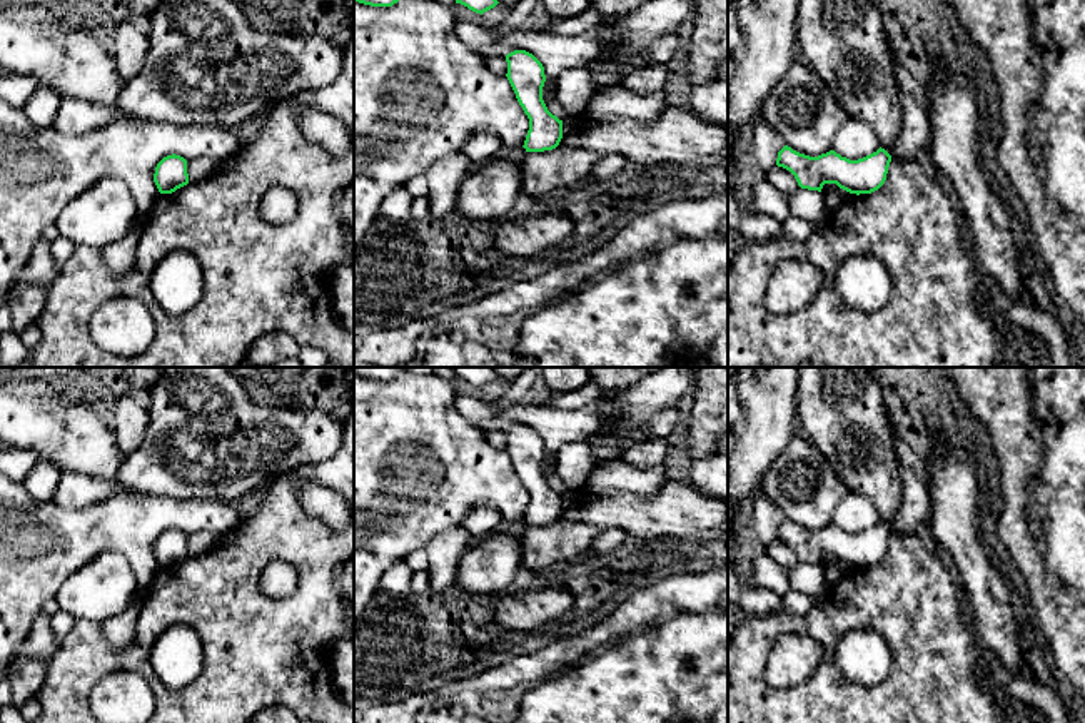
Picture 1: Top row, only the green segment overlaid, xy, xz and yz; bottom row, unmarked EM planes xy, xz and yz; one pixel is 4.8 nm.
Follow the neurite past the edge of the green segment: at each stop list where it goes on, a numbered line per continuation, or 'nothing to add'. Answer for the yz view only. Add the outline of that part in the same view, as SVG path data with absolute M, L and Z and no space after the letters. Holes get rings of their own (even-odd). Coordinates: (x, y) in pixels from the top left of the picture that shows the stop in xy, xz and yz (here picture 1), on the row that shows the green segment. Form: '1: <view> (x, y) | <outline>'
nothing to add

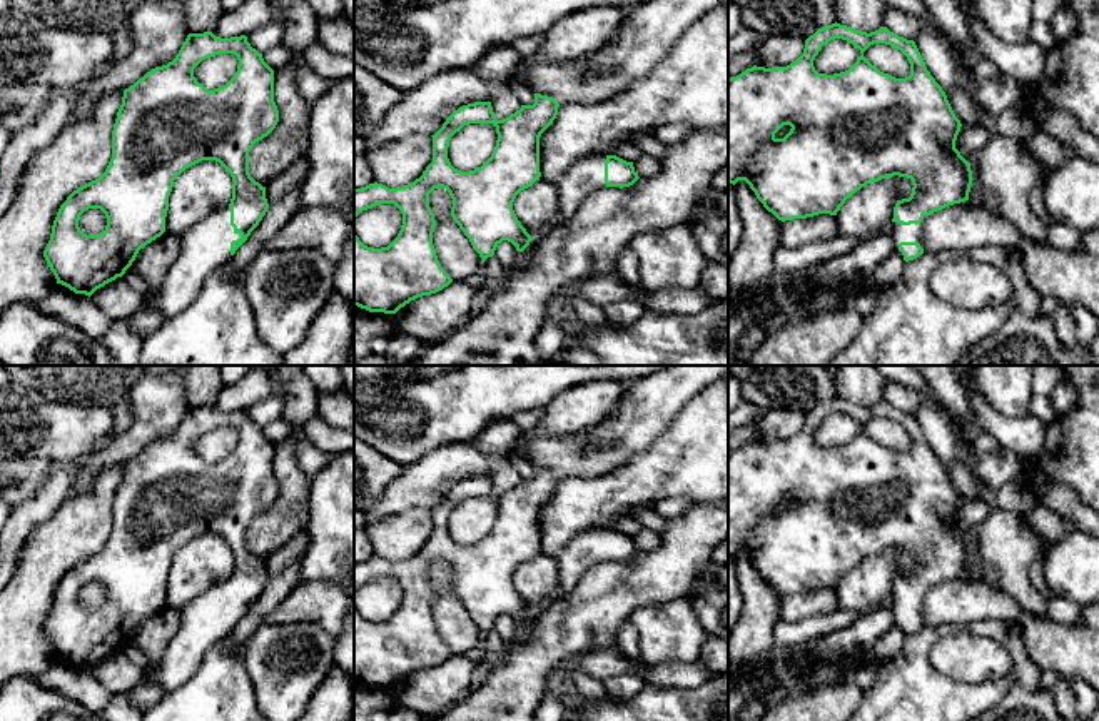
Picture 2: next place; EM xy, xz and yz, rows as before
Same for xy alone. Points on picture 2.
1: xy (206, 247) | M224 207L197 222L179 237L179 255L167 270L154 297L144 307L167 319L180 314L199 295L205 277L230 259L230 242L241 239L230 225L230 209Z

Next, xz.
1: xz (580, 181) | M595 154L571 165L558 180L560 219L571 219L583 202L605 184L606 155Z

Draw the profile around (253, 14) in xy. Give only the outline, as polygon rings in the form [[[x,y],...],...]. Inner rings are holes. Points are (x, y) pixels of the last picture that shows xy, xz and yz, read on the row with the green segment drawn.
[[[246,0],[241,7],[224,12],[212,33],[220,38],[249,35],[274,18],[271,0]]]

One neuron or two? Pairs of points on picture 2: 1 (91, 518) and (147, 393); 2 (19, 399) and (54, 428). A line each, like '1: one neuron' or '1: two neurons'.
1: two neurons
2: one neuron

